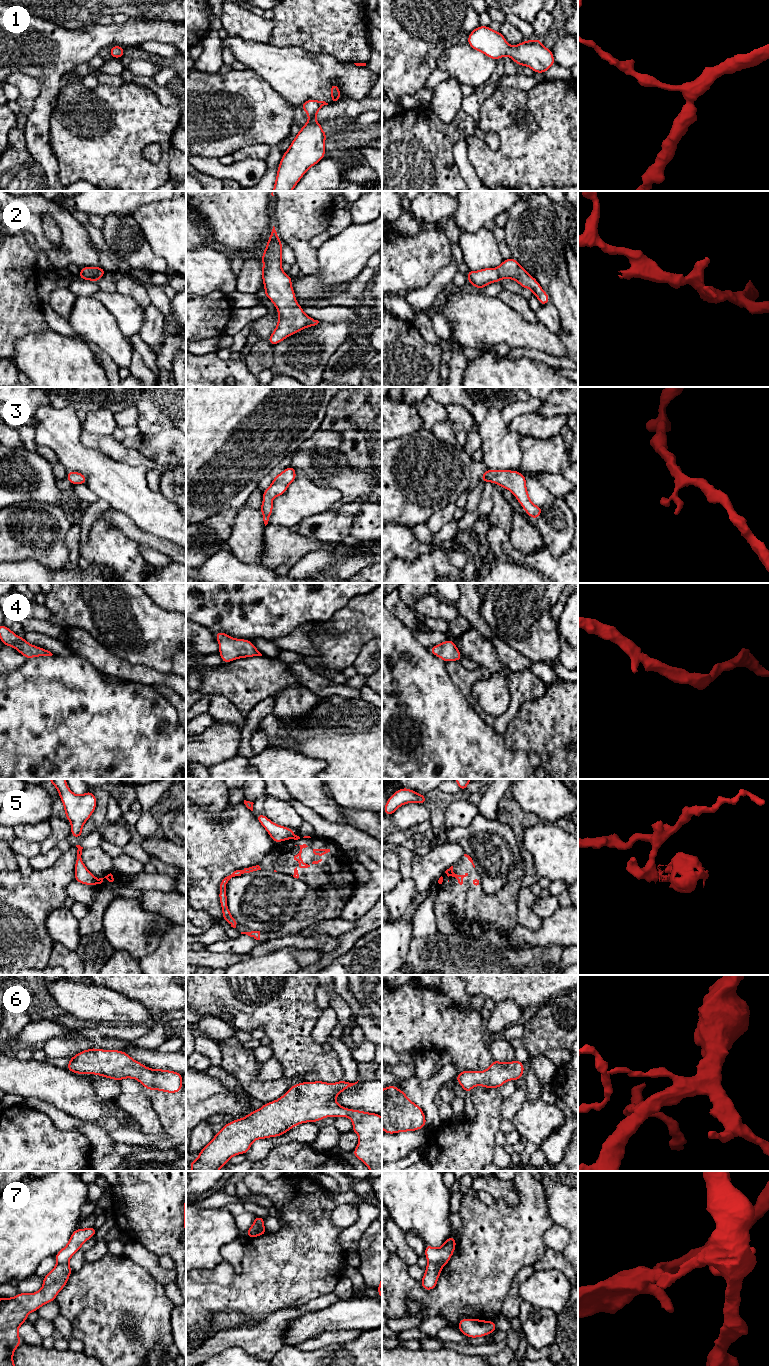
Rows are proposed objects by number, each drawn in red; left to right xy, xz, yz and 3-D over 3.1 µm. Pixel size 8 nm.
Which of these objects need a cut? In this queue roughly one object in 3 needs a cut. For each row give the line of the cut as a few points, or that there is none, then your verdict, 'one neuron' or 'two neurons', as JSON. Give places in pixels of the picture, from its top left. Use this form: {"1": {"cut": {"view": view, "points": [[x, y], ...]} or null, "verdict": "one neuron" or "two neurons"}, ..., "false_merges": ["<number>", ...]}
{"1": {"cut": null, "verdict": "one neuron"}, "2": {"cut": null, "verdict": "one neuron"}, "3": {"cut": null, "verdict": "one neuron"}, "4": {"cut": null, "verdict": "one neuron"}, "5": {"cut": {"view": "xy", "points": [[98, 879], [96, 883]]}, "verdict": "two neurons"}, "6": {"cut": null, "verdict": "one neuron"}, "7": {"cut": {"view": "yz", "points": [[428, 1261], [434, 1262], [441, 1267]]}, "verdict": "two neurons"}, "false_merges": ["5", "7"]}

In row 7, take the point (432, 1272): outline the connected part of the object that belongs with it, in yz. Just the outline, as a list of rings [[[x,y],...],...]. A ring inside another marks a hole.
[[[428,1262],[427,1267],[425,1268],[425,1275],[420,1280],[424,1290],[430,1291],[436,1287],[441,1270],[442,1267],[439,1265]]]

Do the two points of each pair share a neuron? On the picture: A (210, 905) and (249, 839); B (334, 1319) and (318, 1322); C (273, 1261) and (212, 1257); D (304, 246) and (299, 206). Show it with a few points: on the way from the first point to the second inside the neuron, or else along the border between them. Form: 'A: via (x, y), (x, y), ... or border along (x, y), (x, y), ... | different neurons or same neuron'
A: via (210, 889), (211, 877), (233, 855) | same neuron
B: via (330, 1319), (322, 1320) | same neuron
C: border along (222, 1259), (214, 1266), (200, 1268) | different neurons
D: via (299, 236), (299, 216) | same neuron

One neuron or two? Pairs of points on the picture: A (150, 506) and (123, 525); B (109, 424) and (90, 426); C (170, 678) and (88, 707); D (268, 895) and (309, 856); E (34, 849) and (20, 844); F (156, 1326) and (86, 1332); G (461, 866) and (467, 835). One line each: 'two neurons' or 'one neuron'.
A: two neurons
B: one neuron
C: two neurons
D: two neurons
E: one neuron
F: one neuron
G: two neurons

